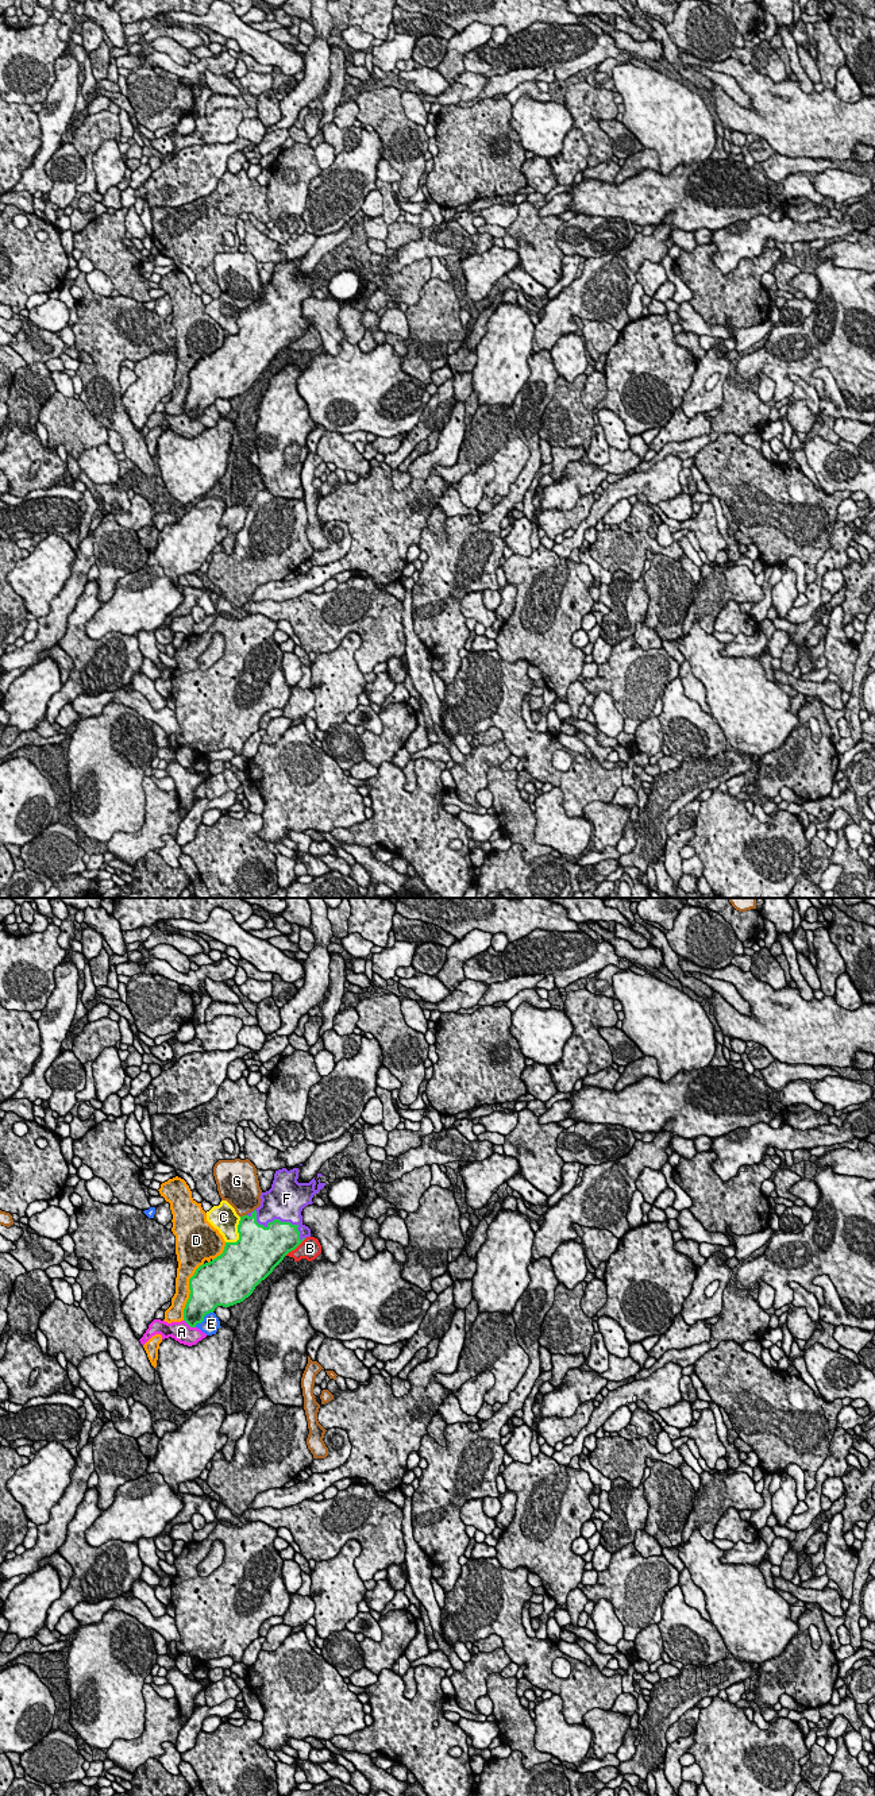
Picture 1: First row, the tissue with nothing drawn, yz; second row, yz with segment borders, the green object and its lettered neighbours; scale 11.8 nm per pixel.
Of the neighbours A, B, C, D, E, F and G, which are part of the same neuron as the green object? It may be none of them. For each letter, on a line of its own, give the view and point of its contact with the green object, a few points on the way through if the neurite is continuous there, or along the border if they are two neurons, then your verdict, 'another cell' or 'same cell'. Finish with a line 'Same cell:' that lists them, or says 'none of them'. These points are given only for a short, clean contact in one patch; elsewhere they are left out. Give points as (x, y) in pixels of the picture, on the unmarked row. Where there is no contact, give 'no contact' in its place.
A: yz (189, 417) | another cell
B: yz (295, 340) | another cell
C: yz (239, 327) | another cell
D: yz (191, 384) | another cell
E: yz (203, 411) | another cell
F: yz (277, 312) | same cell
G: yz (243, 308) | another cell
Same cell: F

